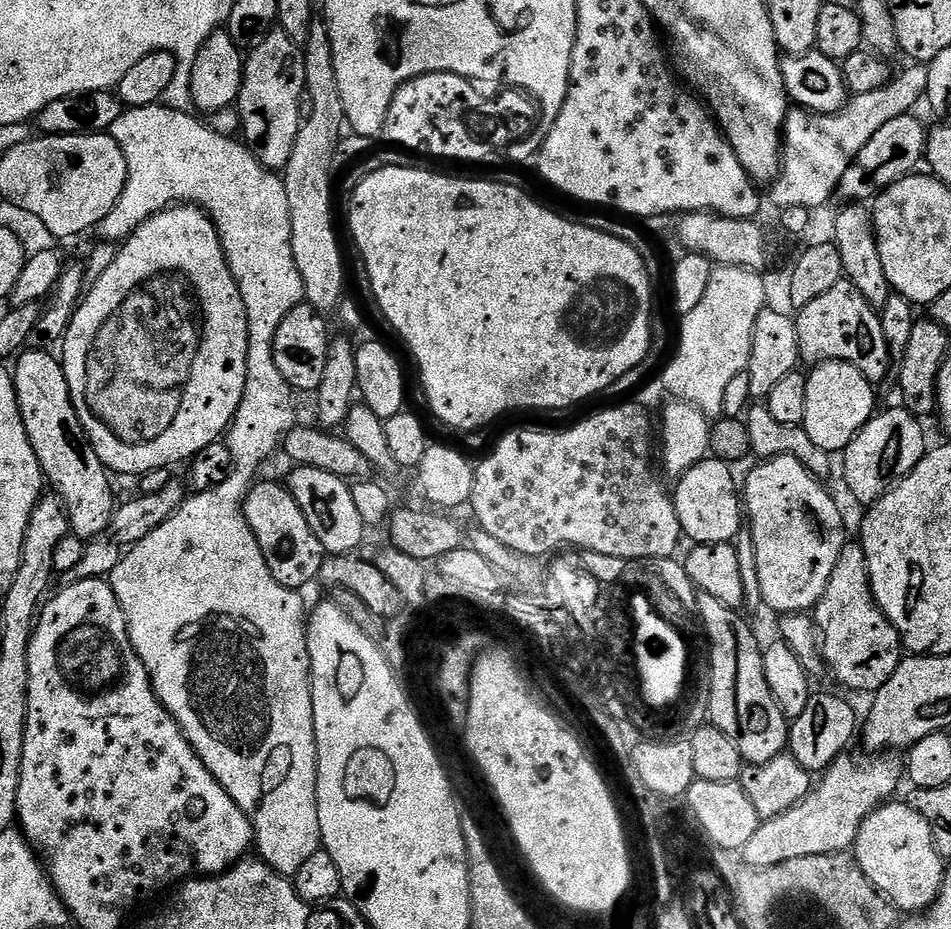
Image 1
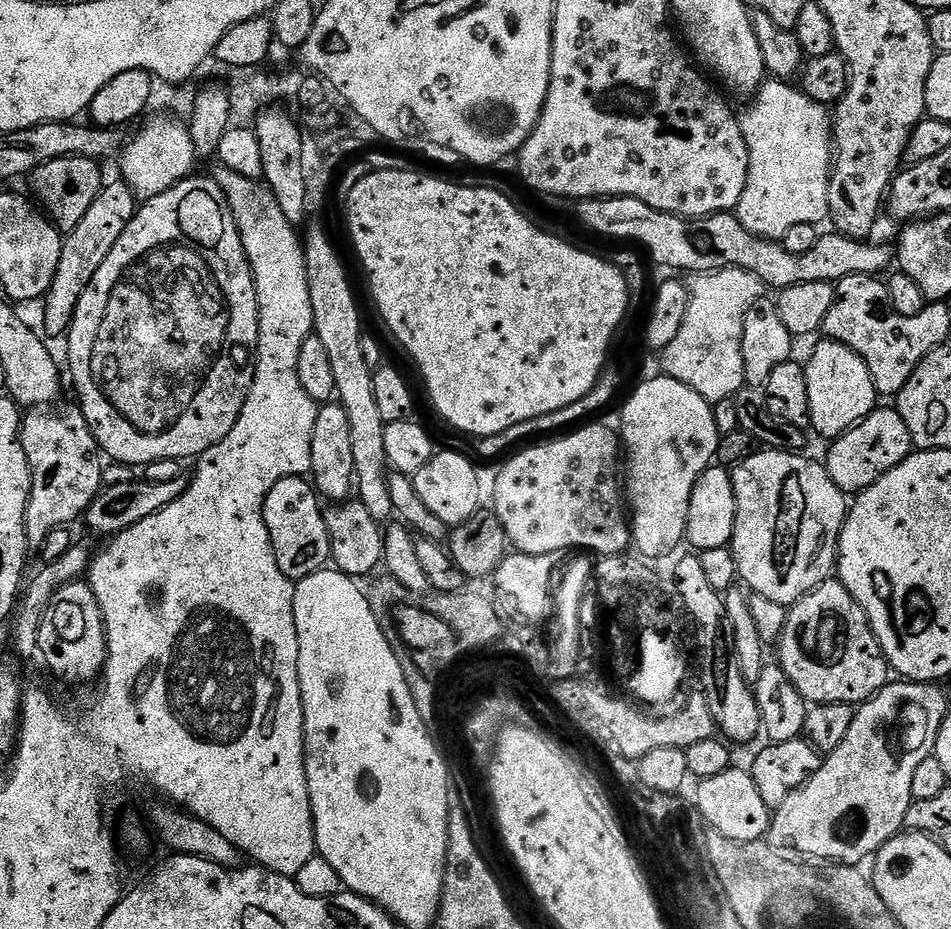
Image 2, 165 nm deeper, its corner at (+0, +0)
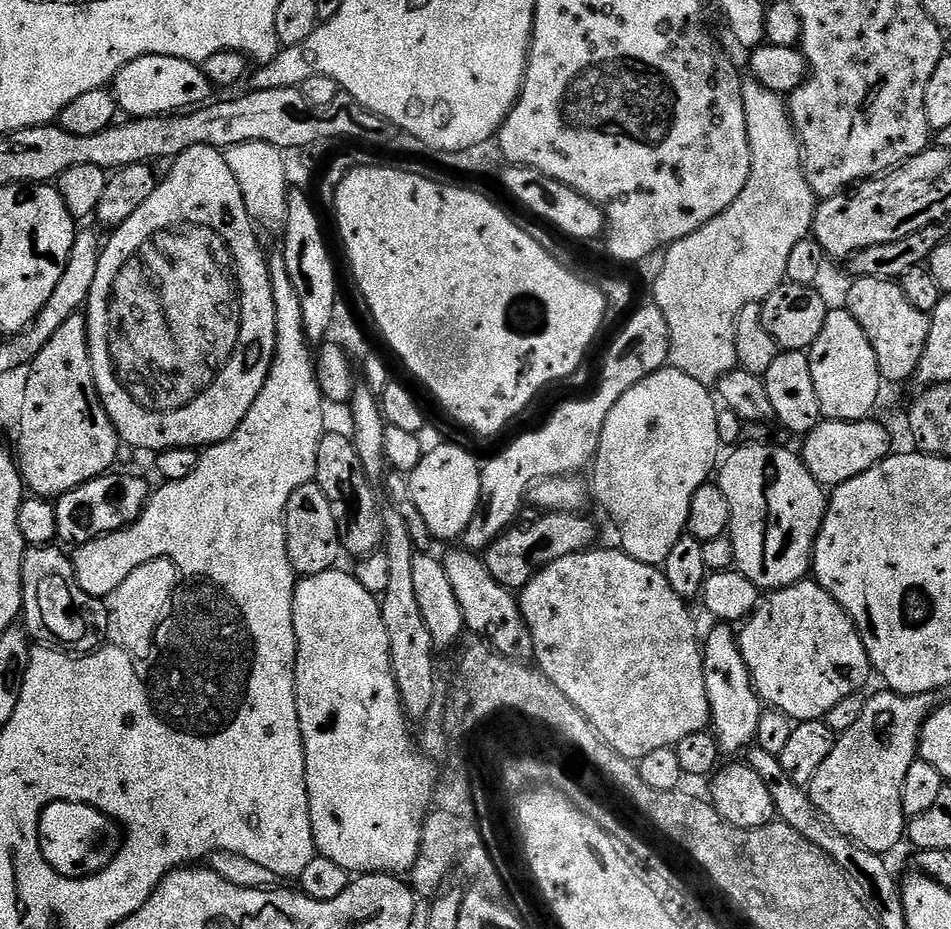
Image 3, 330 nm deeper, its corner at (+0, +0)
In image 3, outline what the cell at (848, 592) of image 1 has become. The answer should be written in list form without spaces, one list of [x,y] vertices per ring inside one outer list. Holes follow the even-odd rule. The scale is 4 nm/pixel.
[[[812,578],[802,579],[789,588],[769,591],[756,605],[756,611],[743,621],[738,639],[740,657],[750,670],[752,685],[756,687],[761,701],[769,709],[787,716],[792,722],[823,720],[827,712],[834,710],[834,706],[842,702],[842,698],[861,691],[868,675],[871,677],[874,672],[856,623]]]

